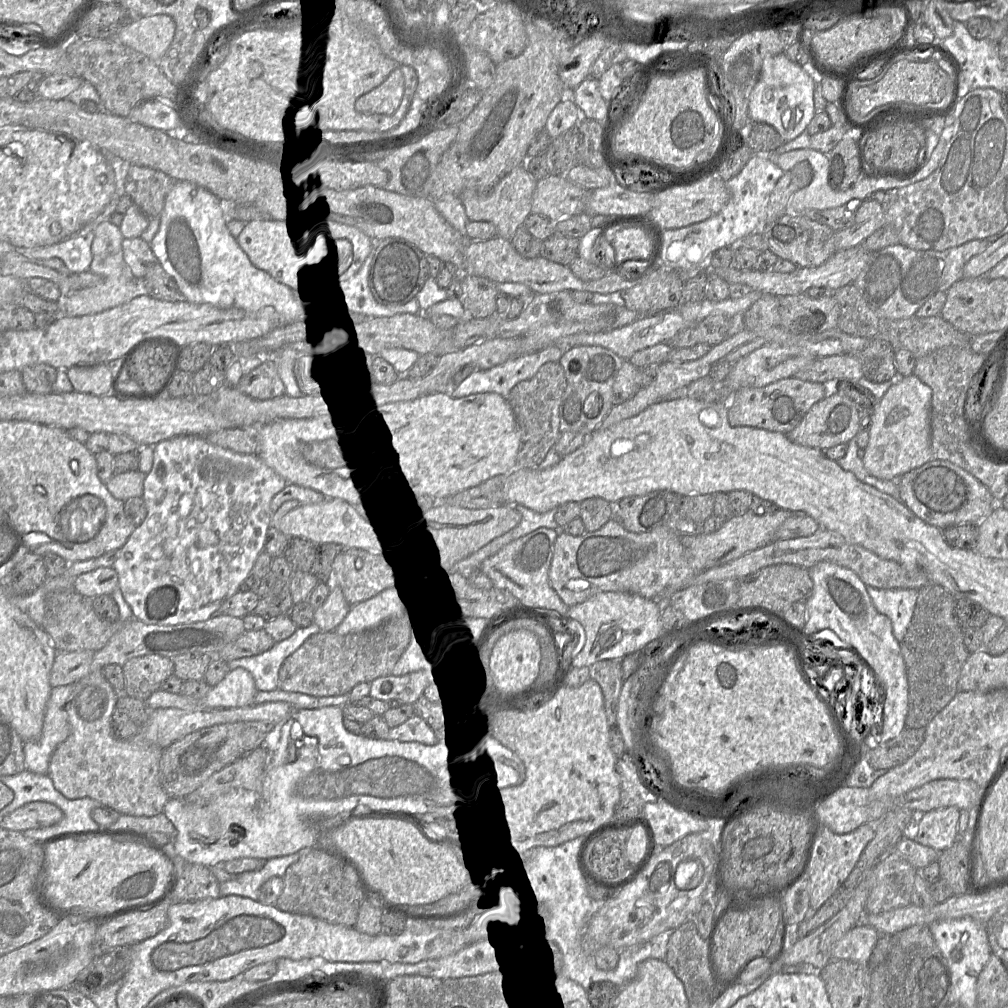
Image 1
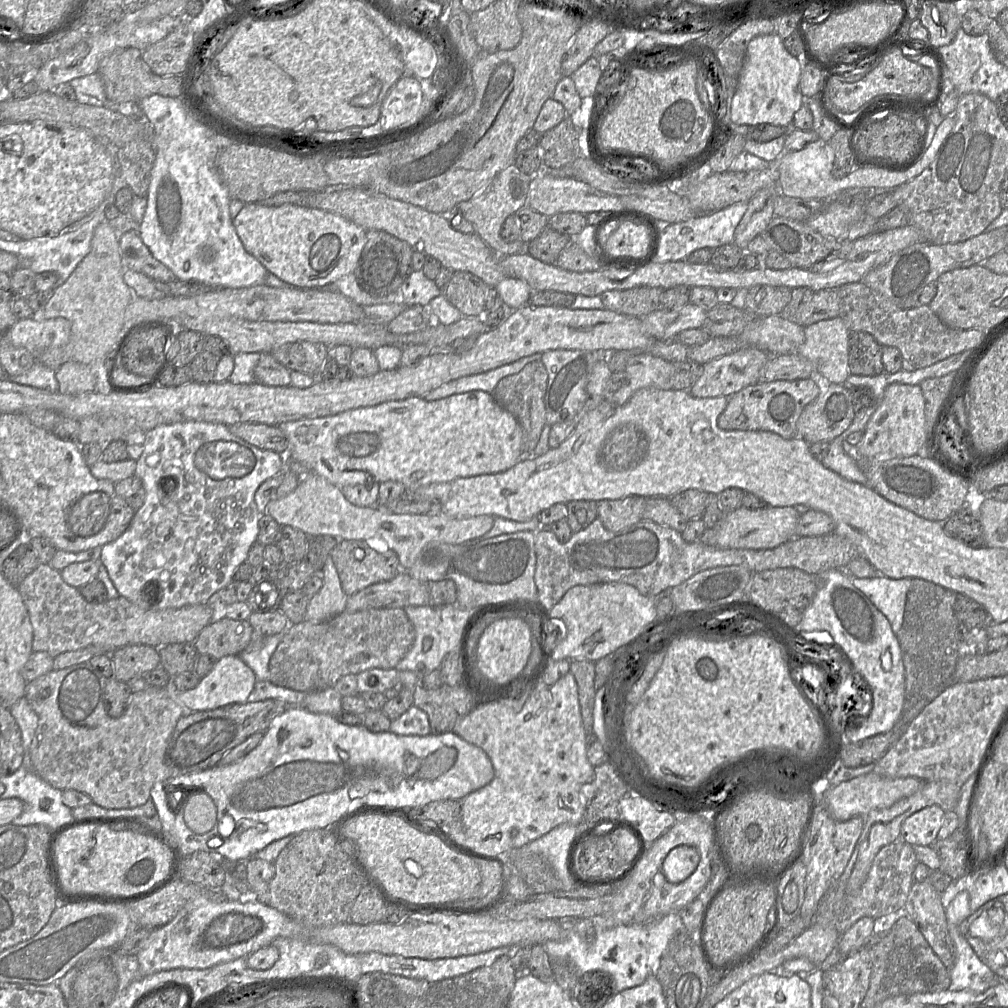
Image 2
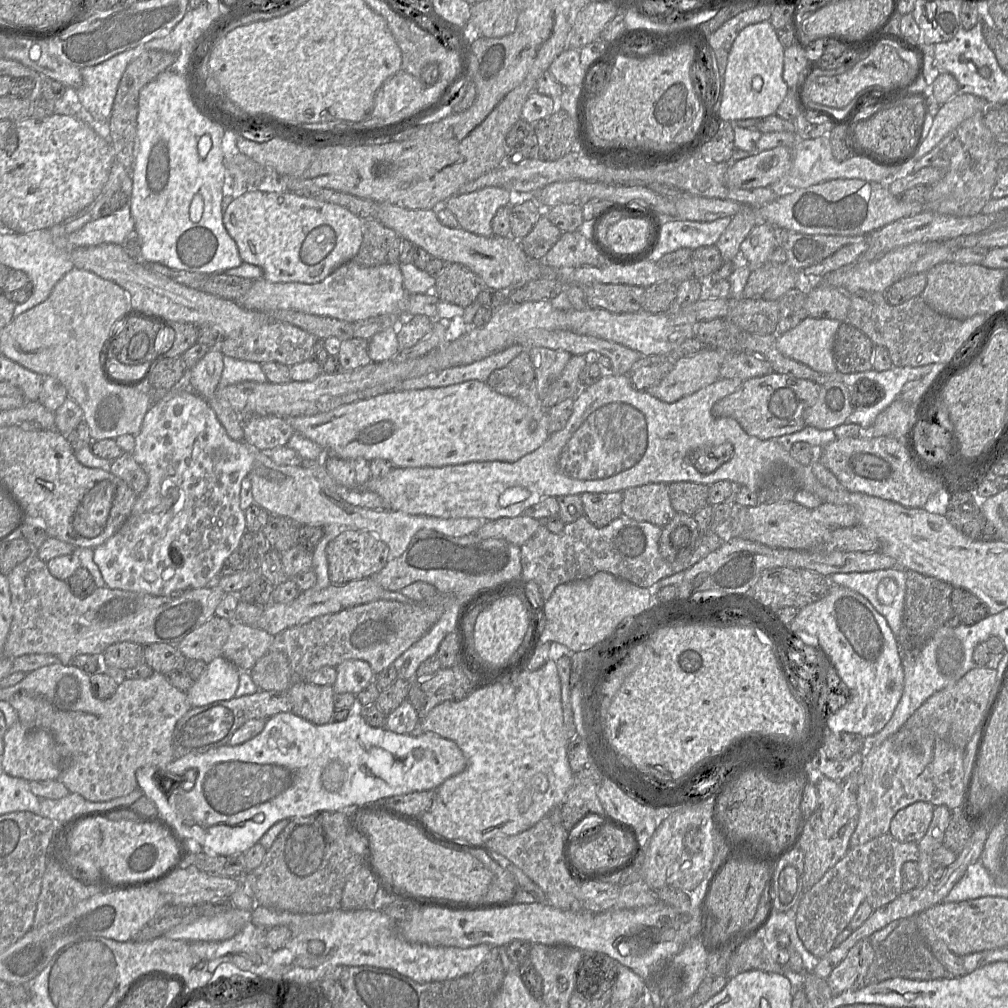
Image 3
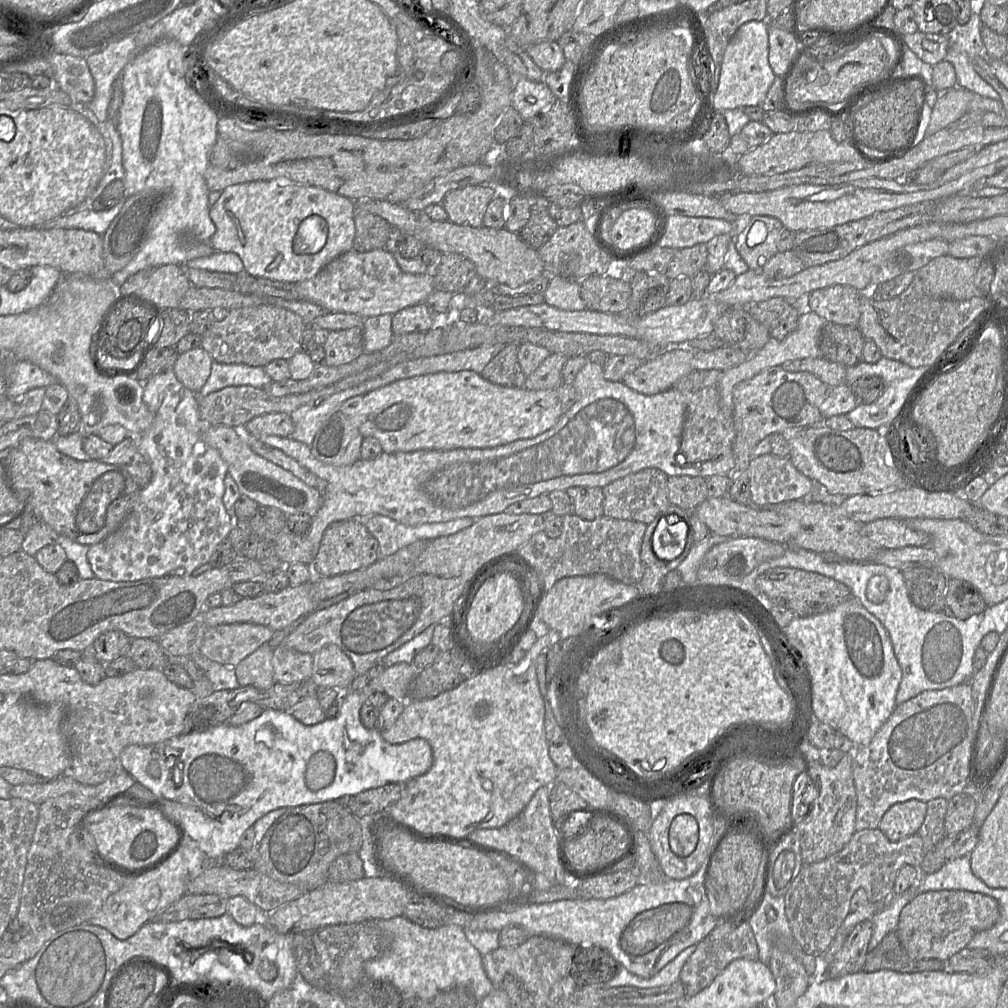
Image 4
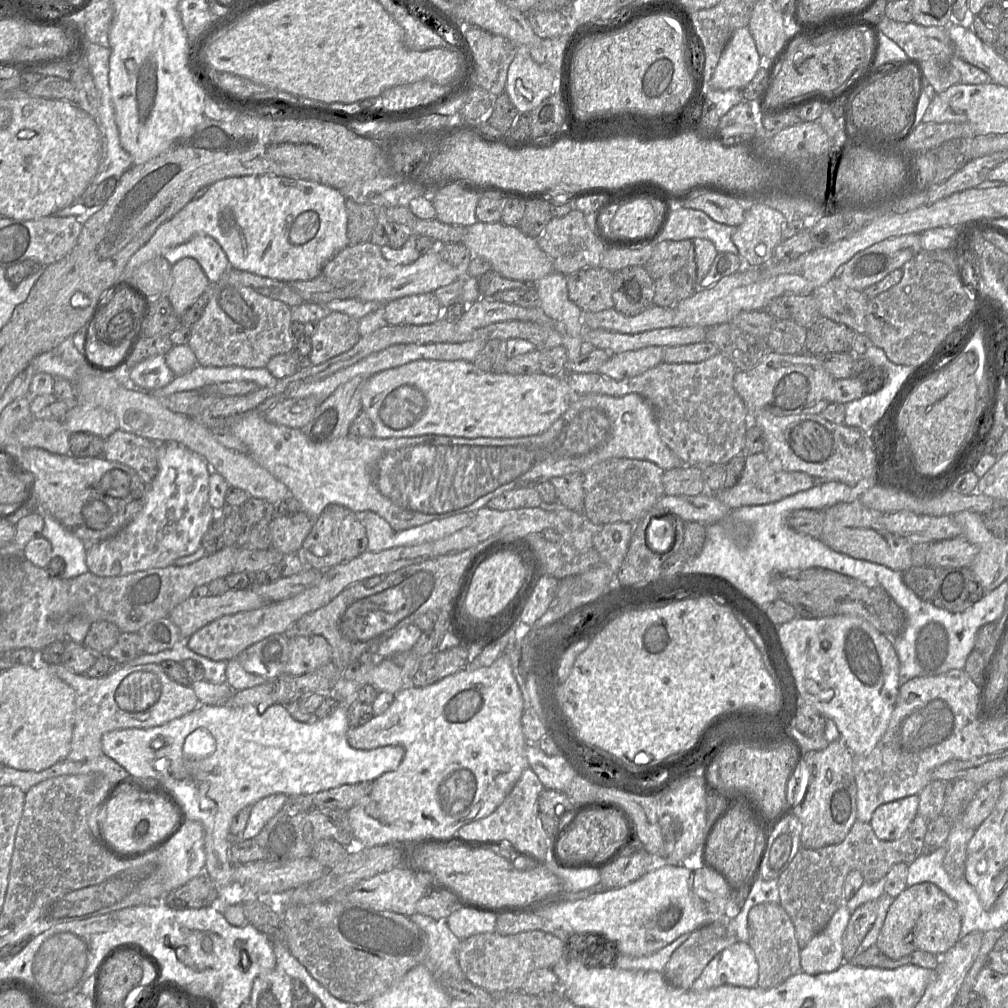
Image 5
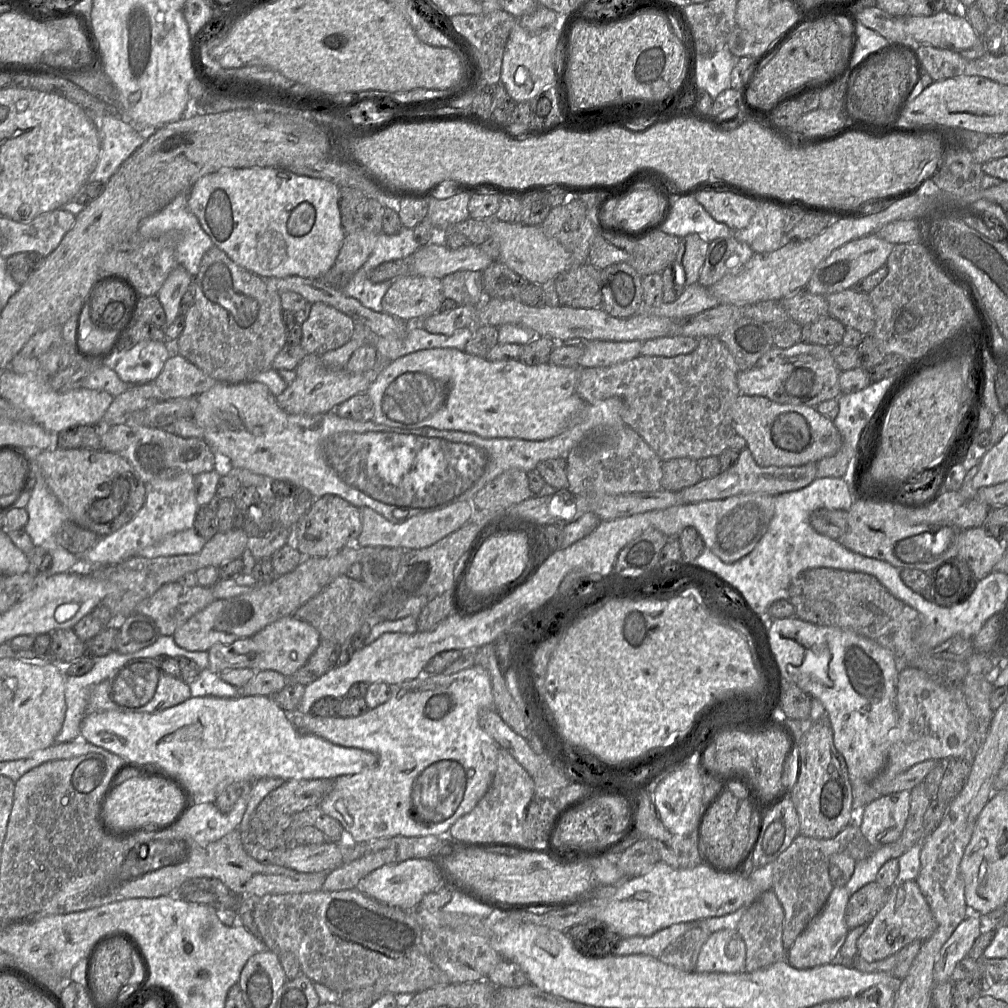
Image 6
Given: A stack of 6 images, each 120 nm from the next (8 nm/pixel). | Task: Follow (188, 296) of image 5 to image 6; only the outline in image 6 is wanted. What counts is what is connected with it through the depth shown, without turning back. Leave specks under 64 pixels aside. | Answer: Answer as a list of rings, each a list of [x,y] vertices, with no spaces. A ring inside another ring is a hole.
[[[177,266],[167,277],[157,296],[165,312],[166,321],[162,330],[171,325],[179,314],[181,299],[193,277],[183,266]]]

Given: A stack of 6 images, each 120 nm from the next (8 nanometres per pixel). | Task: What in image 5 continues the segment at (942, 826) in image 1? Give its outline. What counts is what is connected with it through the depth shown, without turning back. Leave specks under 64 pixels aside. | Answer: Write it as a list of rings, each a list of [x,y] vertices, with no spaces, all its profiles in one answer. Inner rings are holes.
[[[918,795],[907,796],[880,805],[869,822],[875,835],[882,841],[899,839],[918,814]]]

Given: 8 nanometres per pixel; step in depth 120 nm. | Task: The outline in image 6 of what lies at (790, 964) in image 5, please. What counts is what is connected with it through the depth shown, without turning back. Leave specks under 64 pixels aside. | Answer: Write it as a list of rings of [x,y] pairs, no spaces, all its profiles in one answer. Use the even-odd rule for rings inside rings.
[[[773,890],[763,892],[748,906],[736,929],[746,946],[746,971],[752,972],[786,960],[787,950],[782,943],[783,922],[784,910]]]

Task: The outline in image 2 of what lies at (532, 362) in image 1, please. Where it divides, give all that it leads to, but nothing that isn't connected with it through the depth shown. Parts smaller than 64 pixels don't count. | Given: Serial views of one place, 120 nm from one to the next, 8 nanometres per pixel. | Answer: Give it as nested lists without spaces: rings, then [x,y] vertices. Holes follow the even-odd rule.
[[[536,353],[480,374],[459,377],[425,394],[423,399],[439,400],[470,391],[484,391],[492,395],[493,390],[502,378],[518,373],[530,362],[541,361],[541,355],[542,353]]]

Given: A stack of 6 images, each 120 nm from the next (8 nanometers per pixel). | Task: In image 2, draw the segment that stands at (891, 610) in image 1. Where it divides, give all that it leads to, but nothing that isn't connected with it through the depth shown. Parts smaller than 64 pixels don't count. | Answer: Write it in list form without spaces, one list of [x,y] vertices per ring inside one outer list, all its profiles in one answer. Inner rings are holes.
[[[876,574],[871,578],[851,577],[853,585],[887,618],[893,633],[900,632],[911,579],[890,579]]]

